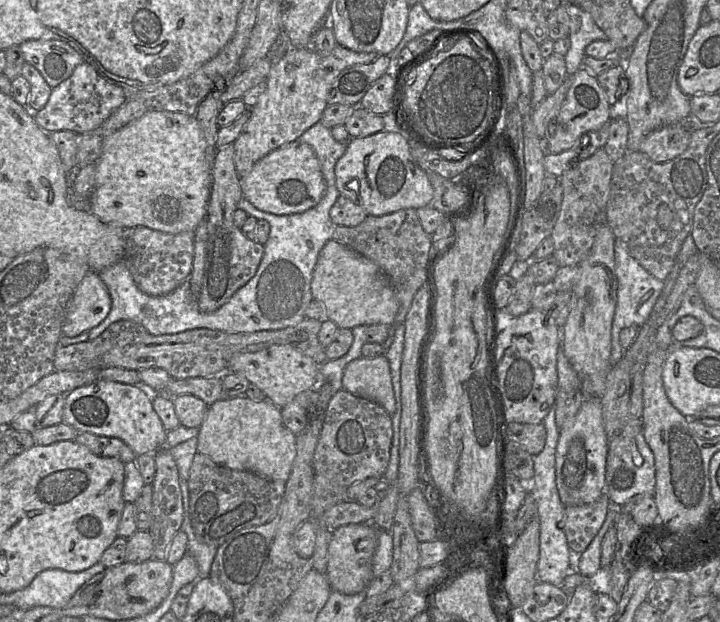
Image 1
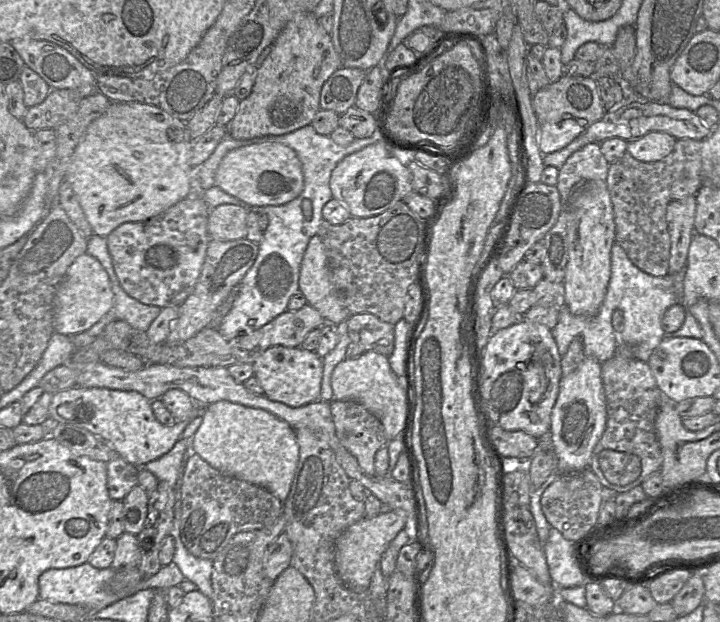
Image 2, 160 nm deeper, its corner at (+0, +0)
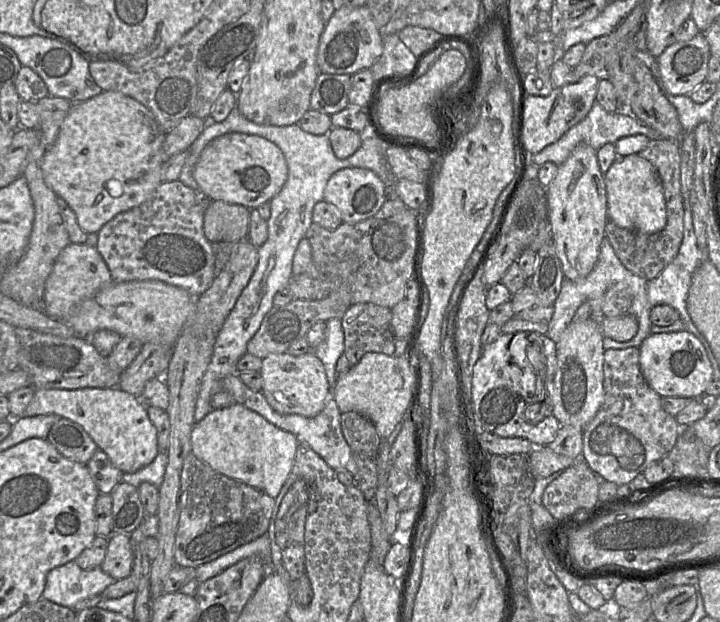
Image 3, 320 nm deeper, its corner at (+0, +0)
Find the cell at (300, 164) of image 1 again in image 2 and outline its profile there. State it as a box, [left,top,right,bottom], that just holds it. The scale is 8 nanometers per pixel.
[215,142,304,206]

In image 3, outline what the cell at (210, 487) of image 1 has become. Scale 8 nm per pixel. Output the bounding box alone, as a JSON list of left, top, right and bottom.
[175,452,275,568]

